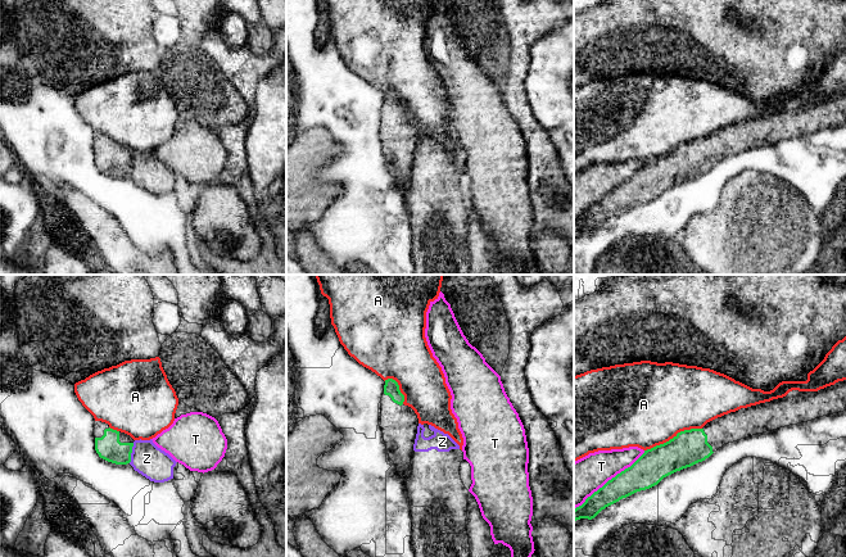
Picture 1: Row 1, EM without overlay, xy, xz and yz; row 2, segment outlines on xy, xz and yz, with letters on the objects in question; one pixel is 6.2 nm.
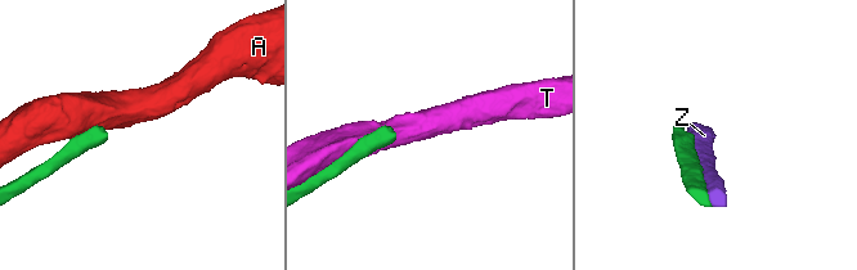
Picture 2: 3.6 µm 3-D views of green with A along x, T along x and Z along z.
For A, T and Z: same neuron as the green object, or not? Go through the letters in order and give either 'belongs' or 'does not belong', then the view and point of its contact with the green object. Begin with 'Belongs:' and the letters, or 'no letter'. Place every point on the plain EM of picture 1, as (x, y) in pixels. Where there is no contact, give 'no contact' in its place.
Belongs: no letter
A: does not belong | yz (674, 149)
T: does not belong | yz (609, 193)
Z: does not belong | xy (131, 164)

